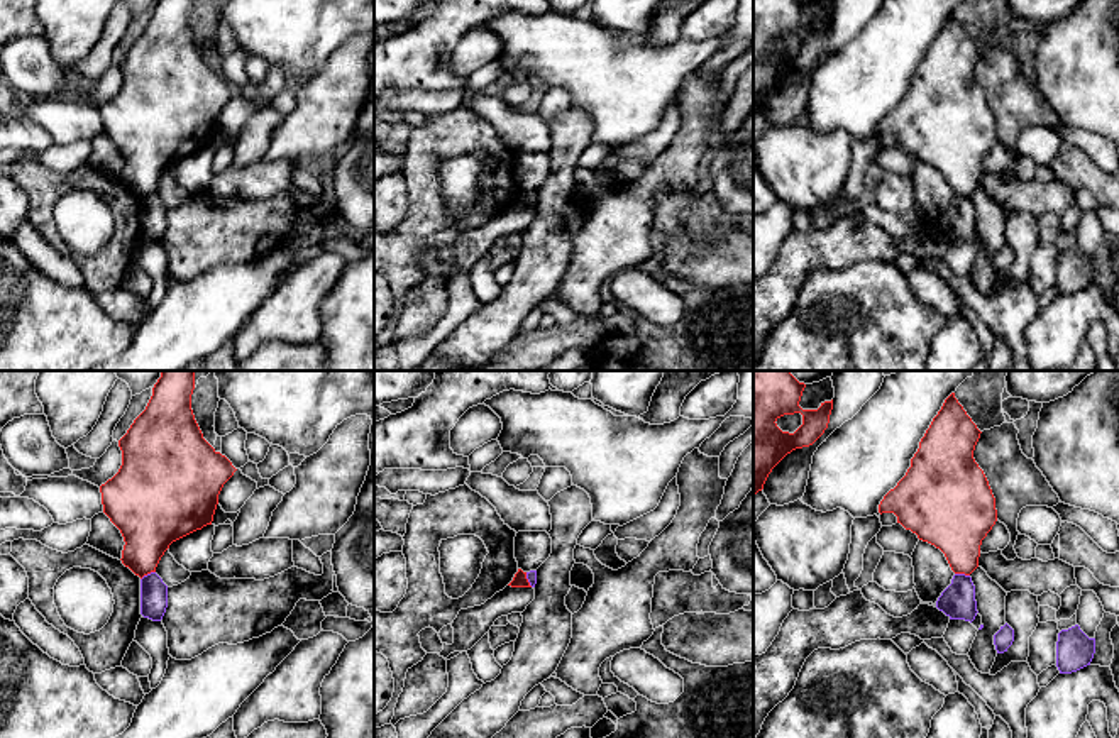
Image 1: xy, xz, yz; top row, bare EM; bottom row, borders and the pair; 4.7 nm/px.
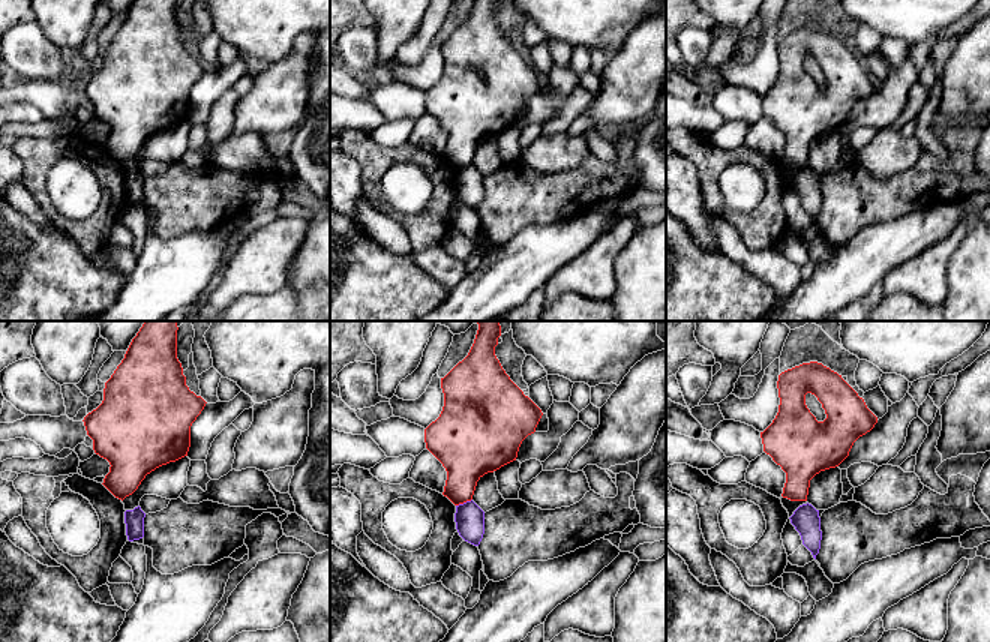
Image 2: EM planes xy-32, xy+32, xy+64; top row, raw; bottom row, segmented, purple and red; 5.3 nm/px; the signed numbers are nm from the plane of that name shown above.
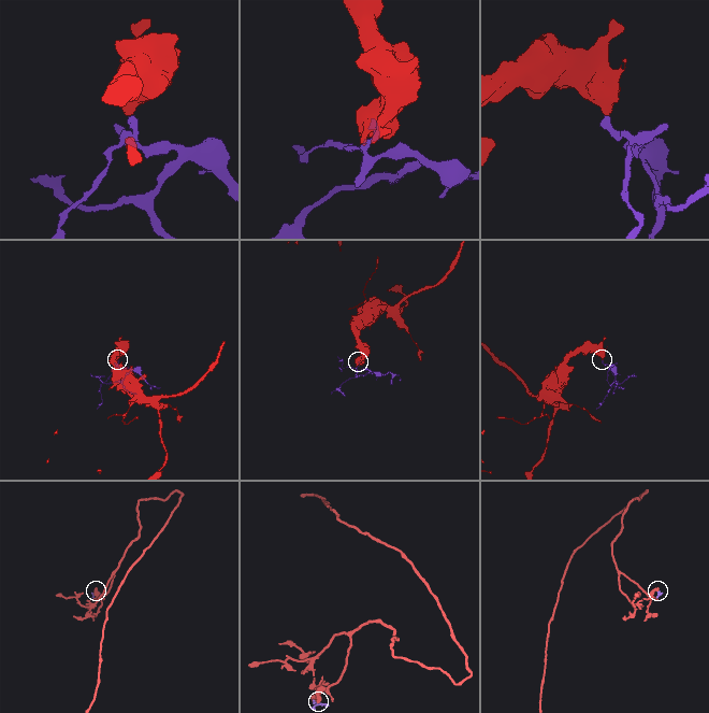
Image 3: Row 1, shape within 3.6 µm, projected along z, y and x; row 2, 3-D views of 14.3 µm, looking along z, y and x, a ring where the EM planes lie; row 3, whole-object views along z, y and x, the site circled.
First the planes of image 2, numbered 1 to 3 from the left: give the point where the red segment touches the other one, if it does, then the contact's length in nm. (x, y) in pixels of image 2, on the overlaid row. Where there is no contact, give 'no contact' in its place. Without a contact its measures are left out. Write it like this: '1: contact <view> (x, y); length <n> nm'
1: no contact
2: contact xy+32 (464, 503); length 100 nm
3: no contact

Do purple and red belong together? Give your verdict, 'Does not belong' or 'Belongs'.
Does not belong

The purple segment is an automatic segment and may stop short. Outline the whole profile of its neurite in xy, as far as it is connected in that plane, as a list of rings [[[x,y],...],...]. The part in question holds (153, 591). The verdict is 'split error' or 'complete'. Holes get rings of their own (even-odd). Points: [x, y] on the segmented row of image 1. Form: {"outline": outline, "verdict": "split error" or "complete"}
{"outline": [[[151,572],[141,579],[141,614],[161,621],[168,608],[168,586]]], "verdict": "complete"}

